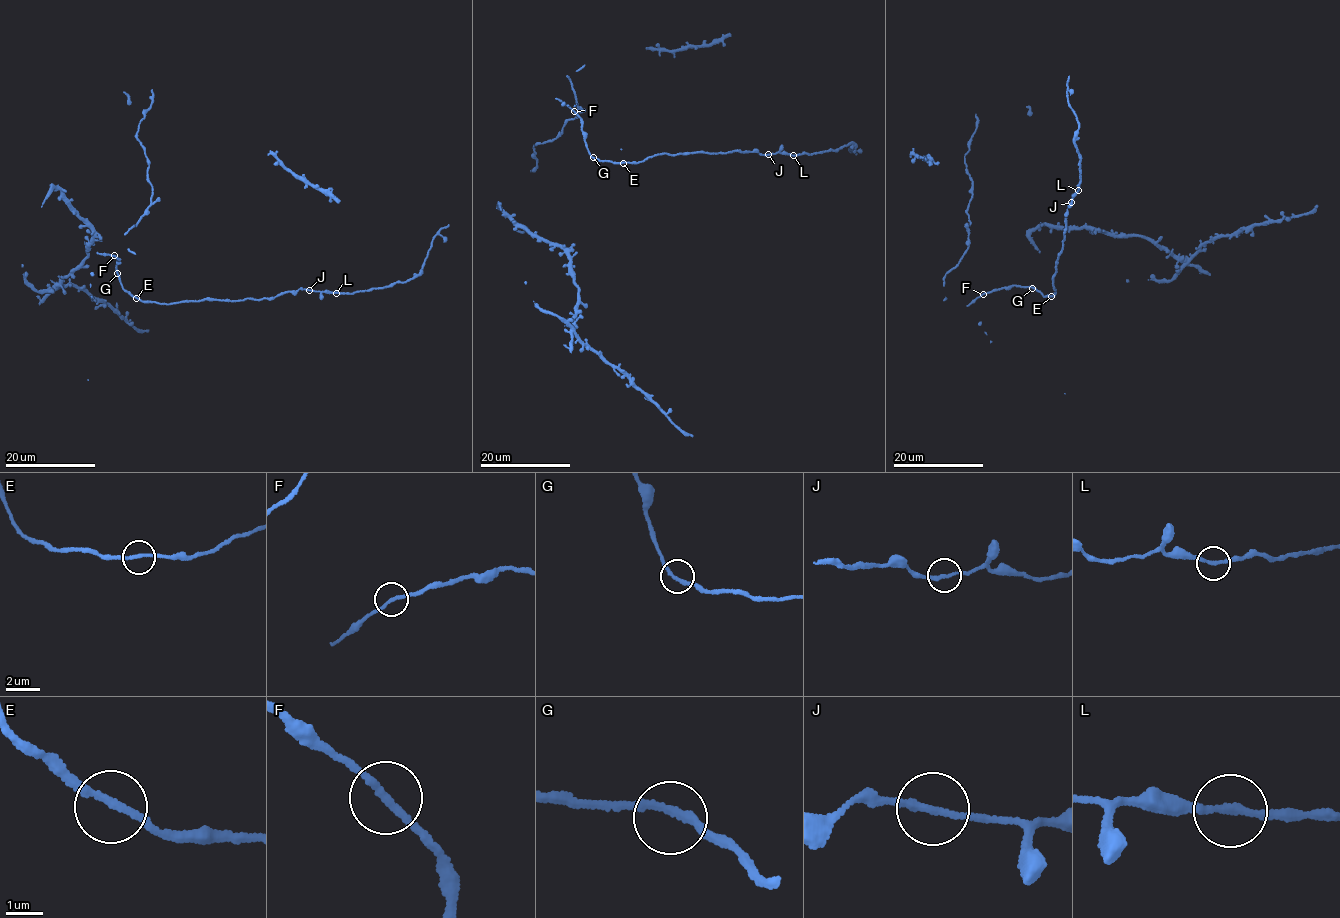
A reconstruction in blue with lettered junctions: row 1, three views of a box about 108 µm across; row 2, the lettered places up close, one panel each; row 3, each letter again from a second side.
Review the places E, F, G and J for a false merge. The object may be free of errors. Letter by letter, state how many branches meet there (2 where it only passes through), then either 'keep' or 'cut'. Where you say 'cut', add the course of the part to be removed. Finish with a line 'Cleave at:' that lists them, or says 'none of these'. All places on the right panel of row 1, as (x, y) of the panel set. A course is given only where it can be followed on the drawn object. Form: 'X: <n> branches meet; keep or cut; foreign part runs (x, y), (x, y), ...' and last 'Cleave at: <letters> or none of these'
E: 2 branches meet; keep
F: 2 branches meet; keep
G: 2 branches meet; keep
J: 2 branches meet; keep
Cleave at: none of these

